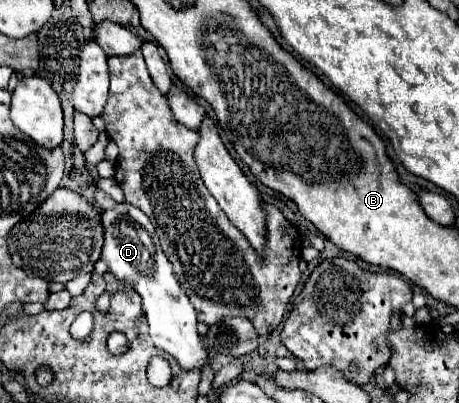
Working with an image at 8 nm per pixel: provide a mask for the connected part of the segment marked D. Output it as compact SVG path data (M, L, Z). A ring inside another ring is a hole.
M121 202L111 210L103 210L101 222L105 234L101 258L119 282L125 282L143 298L143 312L147 314L153 344L161 350L167 350L167 354L171 354L181 364L181 368L201 368L209 354L195 328L197 312L173 276L173 268L161 250L151 220L139 208Z

